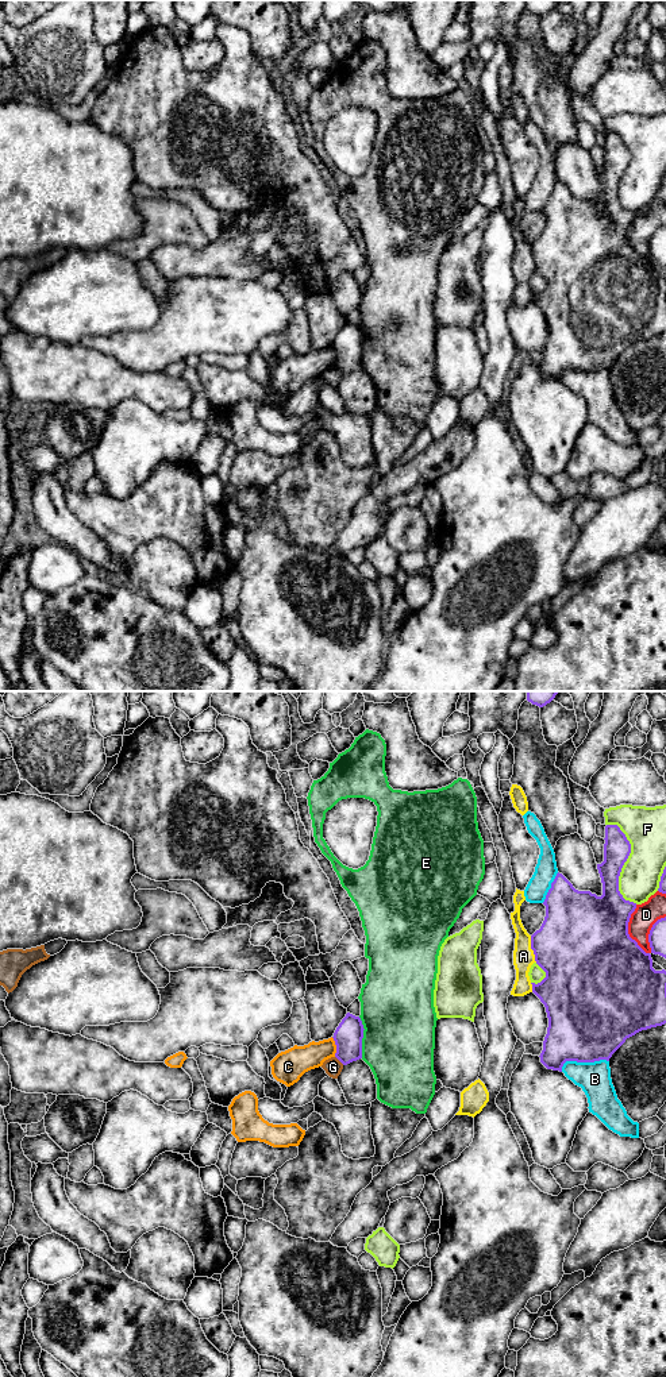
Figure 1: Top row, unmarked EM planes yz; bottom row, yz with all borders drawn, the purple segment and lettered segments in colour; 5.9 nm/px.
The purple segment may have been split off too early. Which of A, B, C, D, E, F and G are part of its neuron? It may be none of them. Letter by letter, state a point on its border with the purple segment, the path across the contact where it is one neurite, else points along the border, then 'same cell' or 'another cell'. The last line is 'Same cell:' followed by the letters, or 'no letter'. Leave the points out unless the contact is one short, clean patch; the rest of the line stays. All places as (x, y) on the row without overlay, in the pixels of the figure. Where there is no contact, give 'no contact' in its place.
A: meets purple in yz at (531, 257); another cell
B: meets purple in yz at (582, 370); another cell
C: meets purple in yz at (337, 355); border along yz (331, 346), (335, 354), (335, 365); another cell
D: meets purple in yz at (649, 243); another cell
E: meets purple in yz at (362, 346); another cell
F: meets purple in yz at (624, 170); another cell
G: meets purple in yz at (339, 369); border along yz (335, 365), (343, 373); another cell
Same cell: no letter

